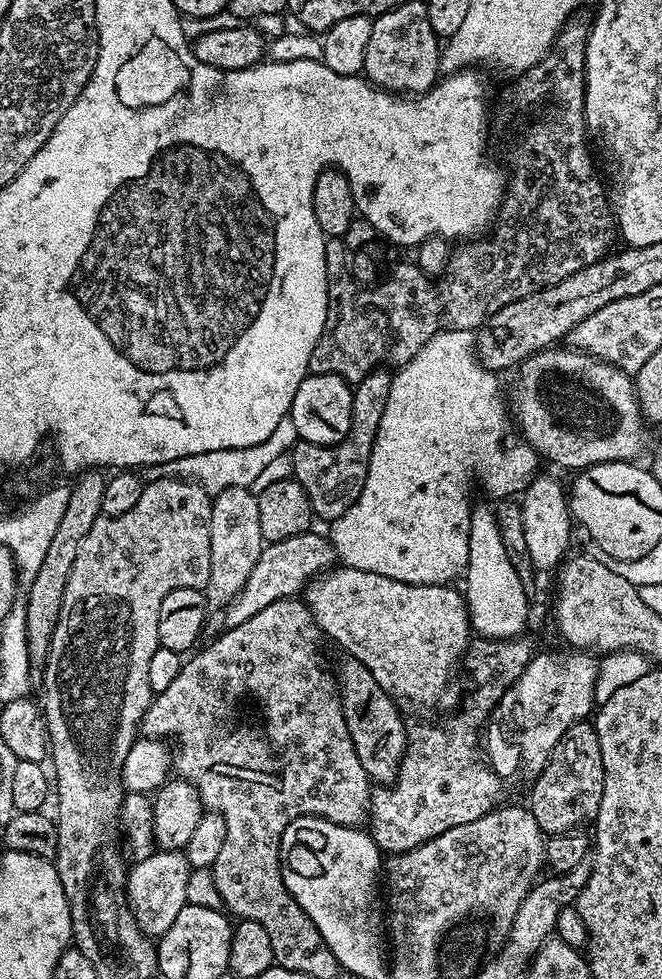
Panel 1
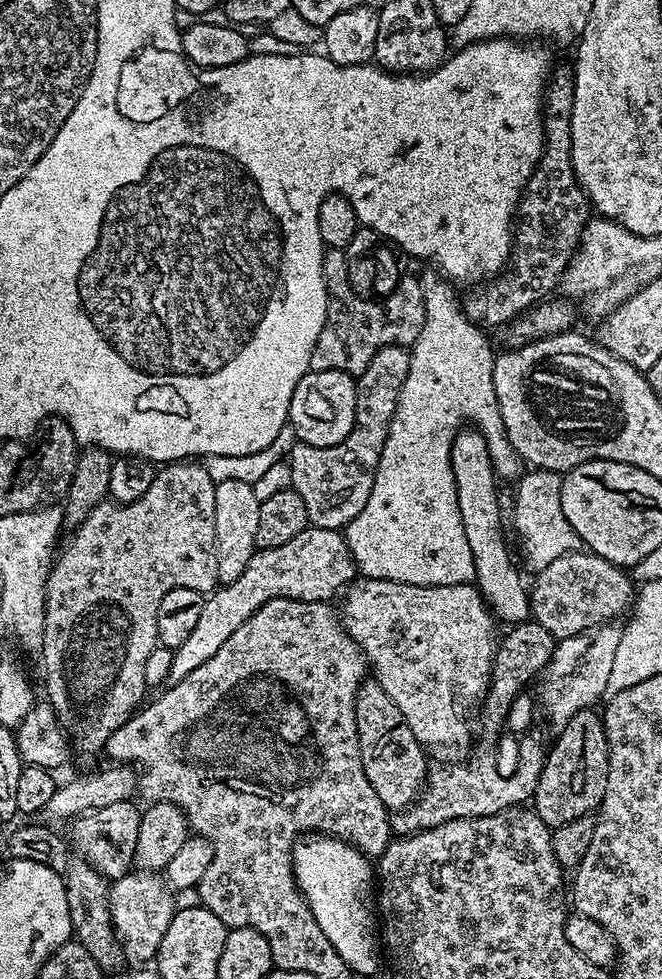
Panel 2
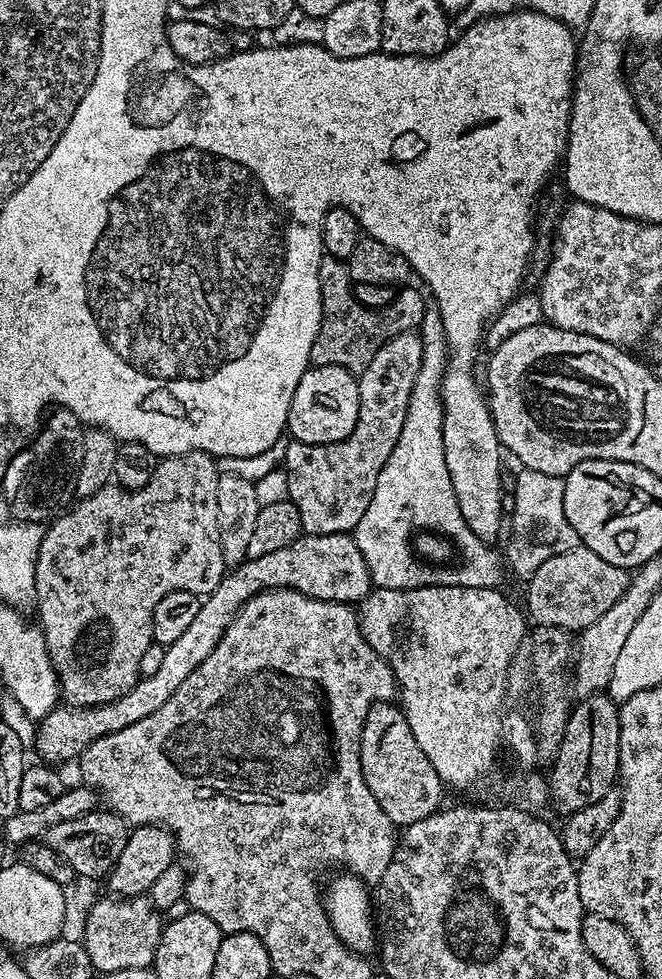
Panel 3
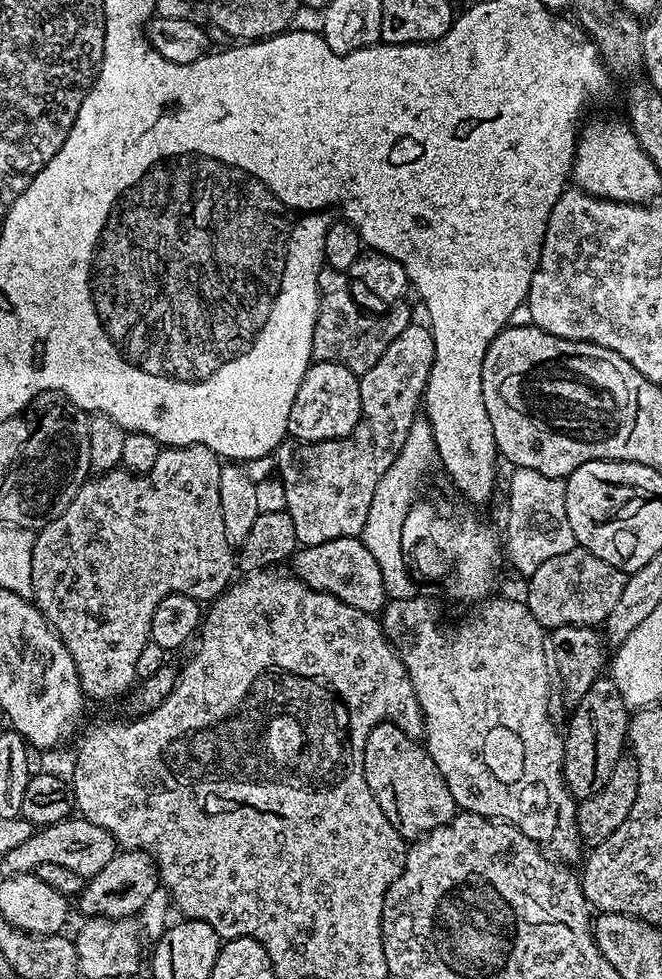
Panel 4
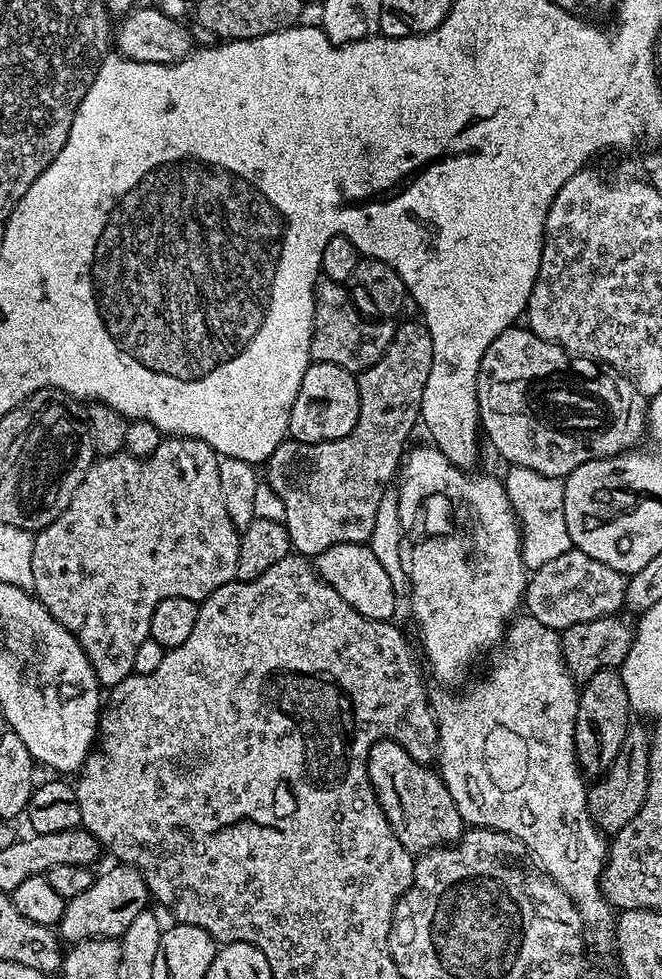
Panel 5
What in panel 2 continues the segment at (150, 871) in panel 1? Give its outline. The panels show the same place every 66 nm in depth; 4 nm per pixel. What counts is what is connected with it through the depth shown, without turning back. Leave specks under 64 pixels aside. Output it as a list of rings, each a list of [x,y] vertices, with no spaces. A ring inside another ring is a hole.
[[[132,870],[127,876],[111,881],[108,913],[112,915],[112,927],[116,929],[125,957],[129,961],[151,961],[160,948],[162,934],[166,934],[166,926],[170,926],[176,908],[173,893],[157,873]]]

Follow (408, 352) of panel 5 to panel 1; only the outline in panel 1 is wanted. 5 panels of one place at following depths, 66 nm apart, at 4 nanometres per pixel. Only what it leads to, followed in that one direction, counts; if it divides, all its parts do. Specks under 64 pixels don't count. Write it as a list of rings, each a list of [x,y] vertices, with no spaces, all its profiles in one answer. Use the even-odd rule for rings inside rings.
[[[377,370],[366,374],[355,385],[352,394],[352,425],[337,444],[311,444],[298,439],[292,445],[292,476],[300,483],[310,498],[310,506],[317,517],[325,522],[337,520],[358,498],[366,482],[370,466],[370,454],[374,450],[374,438],[378,434],[378,422],[382,422],[382,410],[386,410],[386,398],[390,398],[393,373]]]

